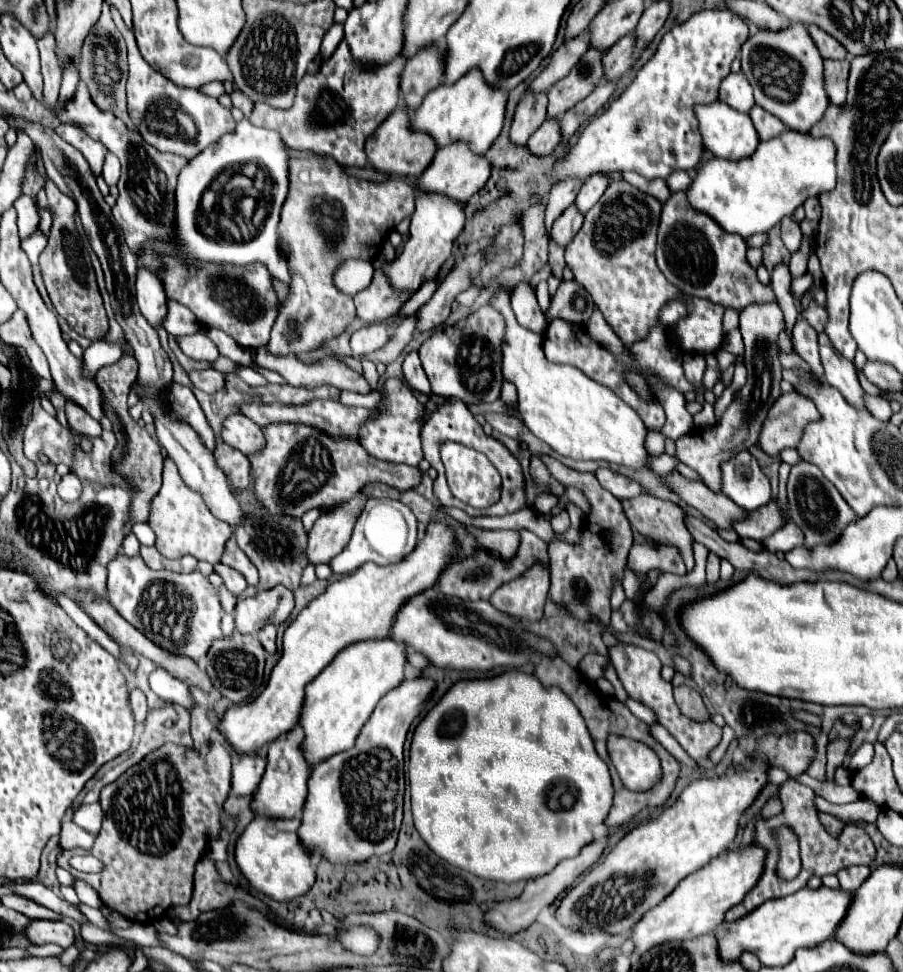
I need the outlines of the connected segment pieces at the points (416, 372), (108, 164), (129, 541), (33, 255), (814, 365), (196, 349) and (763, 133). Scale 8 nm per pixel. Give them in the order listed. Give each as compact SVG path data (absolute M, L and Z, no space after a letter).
M411 351L411 353L405 357L403 375L405 375L405 381L409 383L409 387L413 387L413 389L417 389L419 393L425 393L425 395L431 393L429 379L425 377L425 371L423 371L423 367L421 367L421 361L419 361L417 351Z
M107 155L105 157L105 165L103 165L103 179L107 185L115 185L119 181L119 161L115 155Z
M129 533L129 535L125 537L125 541L123 541L123 553L129 555L129 557L139 555L139 541L137 541L137 537L135 537L133 533Z
M37 229L35 231L35 235L33 237L29 237L29 239L25 239L23 241L23 251L27 253L27 257L29 257L29 261L33 263L31 267L33 269L37 269L37 259L39 259L39 255L41 255L41 251L45 249L45 245L47 245L47 239L45 239L45 235Z
M797 319L793 331L791 331L791 341L793 341L793 349L799 357L803 357L811 369L815 371L817 379L823 381L823 367L821 367L821 359L819 359L819 347L817 347L817 331L805 323L803 319Z
M195 333L195 335L185 335L185 337L175 337L179 349L195 359L195 361L207 361L213 363L219 357L217 347L213 345L213 341L209 341L203 333Z
M757 105L749 111L749 117L757 129L759 141L769 141L771 137L777 137L777 133L787 129L781 121L777 121L777 117L773 117L771 113L765 113L765 109L761 109Z

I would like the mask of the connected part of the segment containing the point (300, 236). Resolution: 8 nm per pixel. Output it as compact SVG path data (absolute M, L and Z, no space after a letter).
M293 157L291 159L291 187L289 197L281 211L279 237L287 247L287 265L291 271L291 293L285 303L279 307L279 317L273 325L271 339L267 343L267 351L271 355L295 355L303 351L311 351L323 345L327 339L333 339L345 331L345 327L355 319L353 297L345 297L333 289L333 269L349 257L365 257L365 261L373 261L381 251L387 235L409 217L415 209L413 189L405 183L405 179L393 179L387 183L371 183L359 177L349 175L337 161L331 157Z

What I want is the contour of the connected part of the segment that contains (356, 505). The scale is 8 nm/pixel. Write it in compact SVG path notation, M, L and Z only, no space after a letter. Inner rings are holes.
M359 491L353 499L345 501L343 505L337 505L329 515L321 515L313 529L309 531L309 543L307 543L307 561L311 565L329 563L341 549L347 545L353 525L363 511L367 501L367 495Z

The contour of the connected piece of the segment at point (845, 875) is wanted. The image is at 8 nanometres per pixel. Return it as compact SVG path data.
M853 865L853 867L845 867L845 869L837 871L839 885L845 887L847 891L857 891L869 875L871 875L871 869L865 865Z

